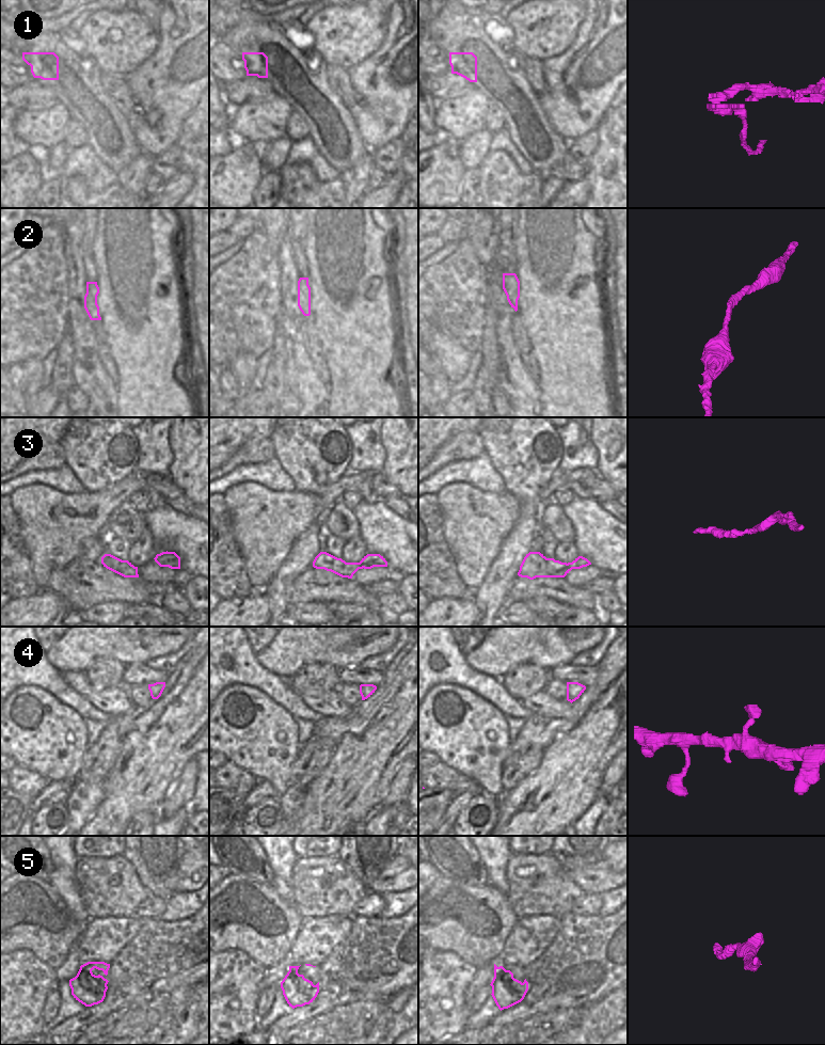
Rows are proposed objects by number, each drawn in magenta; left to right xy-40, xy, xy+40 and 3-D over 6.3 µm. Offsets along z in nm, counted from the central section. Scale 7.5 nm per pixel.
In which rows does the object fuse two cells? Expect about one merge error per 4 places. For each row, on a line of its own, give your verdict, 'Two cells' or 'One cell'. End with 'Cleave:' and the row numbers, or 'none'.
1: Two cells
2: One cell
3: One cell
4: One cell
5: One cell
Cleave: 1.

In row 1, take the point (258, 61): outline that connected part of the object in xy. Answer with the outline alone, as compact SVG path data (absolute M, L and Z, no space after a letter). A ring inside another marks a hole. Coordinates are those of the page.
M242 52L242 60L251 64L258 78L268 78L268 57L264 52Z

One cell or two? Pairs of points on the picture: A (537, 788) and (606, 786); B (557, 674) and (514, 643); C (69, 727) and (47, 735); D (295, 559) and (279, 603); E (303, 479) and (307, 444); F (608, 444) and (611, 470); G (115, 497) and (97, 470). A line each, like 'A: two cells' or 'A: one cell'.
A: two cells
B: two cells
C: one cell
D: one cell
E: one cell
F: one cell
G: two cells

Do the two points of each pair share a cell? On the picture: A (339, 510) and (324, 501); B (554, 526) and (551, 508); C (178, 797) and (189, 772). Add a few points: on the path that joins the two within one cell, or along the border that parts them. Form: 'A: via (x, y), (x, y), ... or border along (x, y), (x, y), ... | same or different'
A: border along (339, 500), (330, 508), (322, 523) | different
B: via (554, 522), (552, 512) | same
C: via (183, 791), (188, 778) | same

